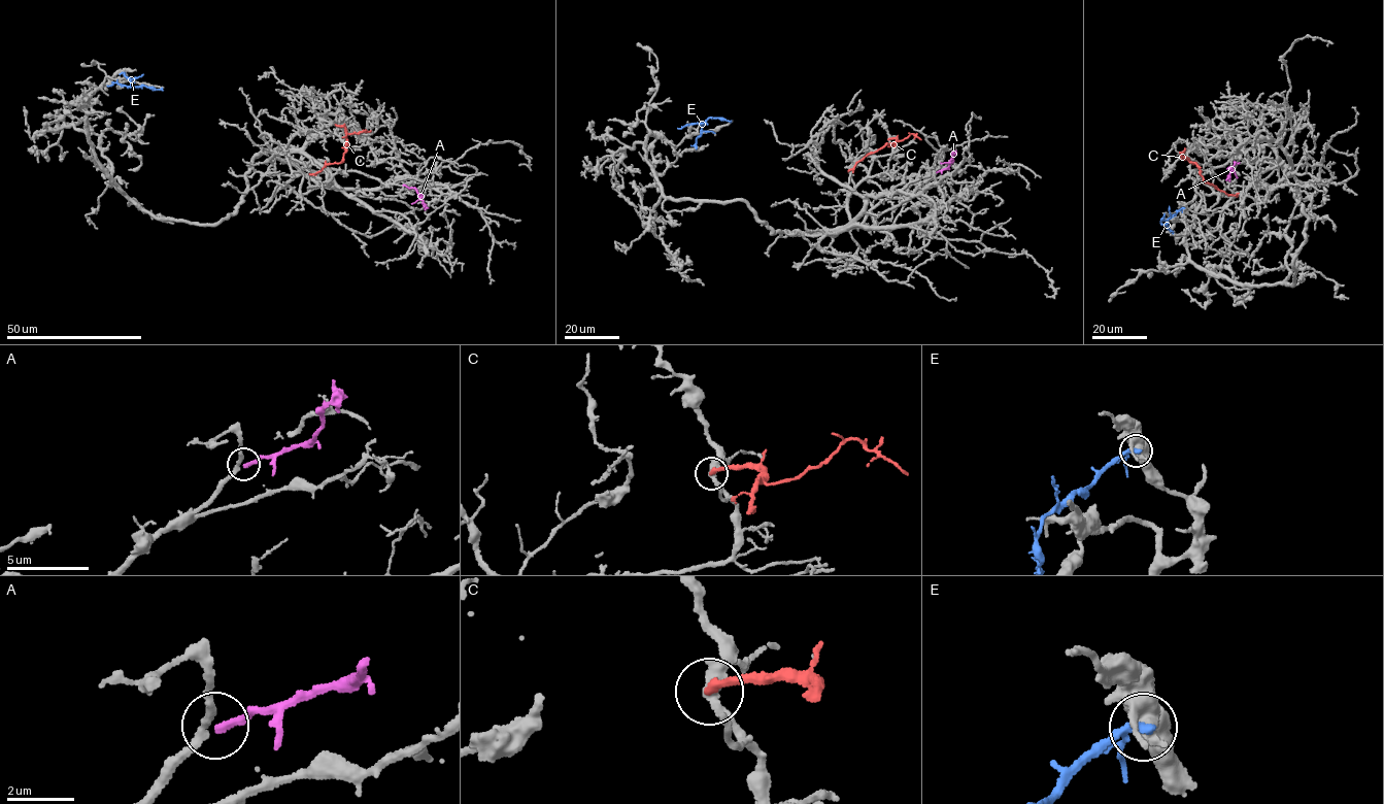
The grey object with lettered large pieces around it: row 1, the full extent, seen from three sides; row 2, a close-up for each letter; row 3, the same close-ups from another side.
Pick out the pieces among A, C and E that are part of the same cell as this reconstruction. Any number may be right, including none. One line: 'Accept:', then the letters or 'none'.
Accept: A

